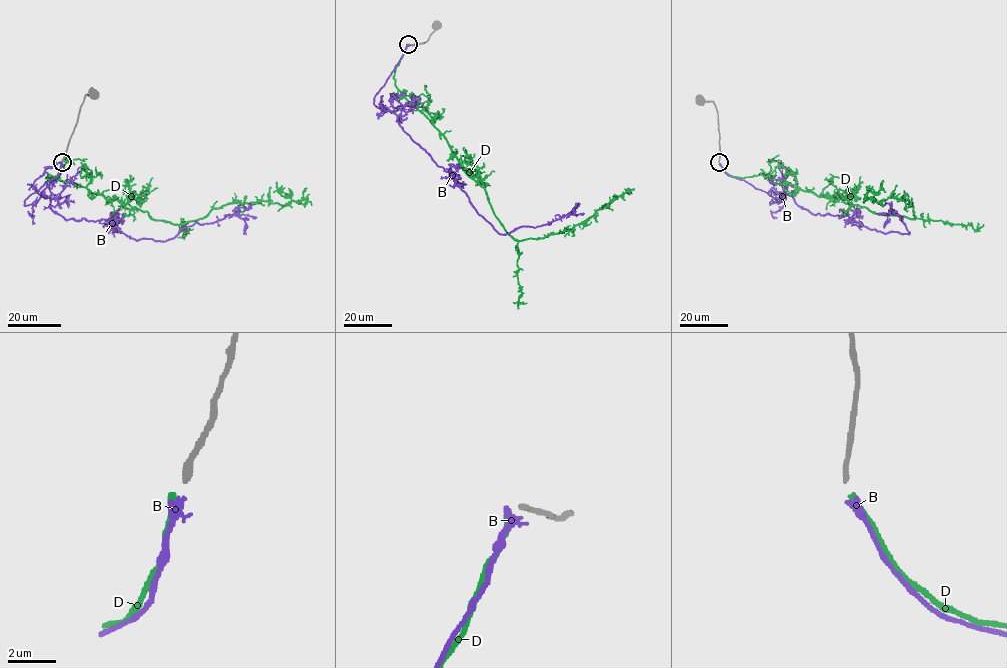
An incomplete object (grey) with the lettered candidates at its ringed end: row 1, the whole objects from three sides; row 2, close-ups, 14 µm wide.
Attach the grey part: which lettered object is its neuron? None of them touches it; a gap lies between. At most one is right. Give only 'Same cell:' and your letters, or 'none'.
Same cell: D

